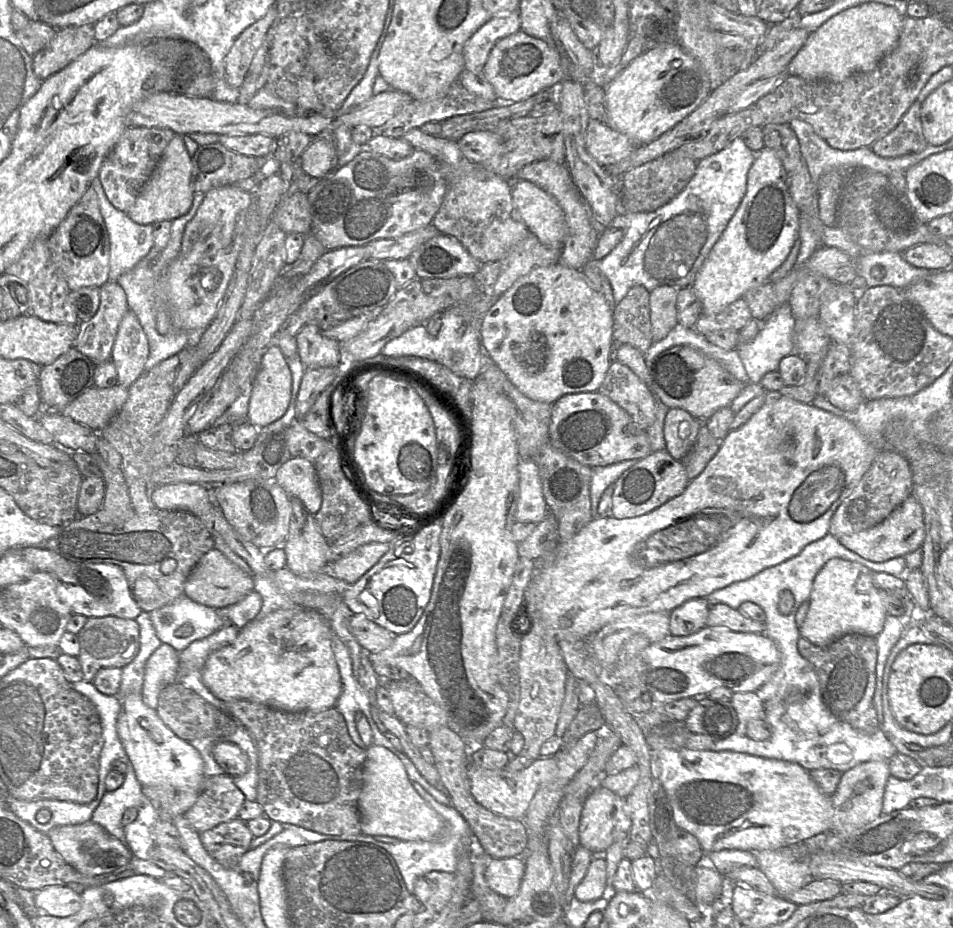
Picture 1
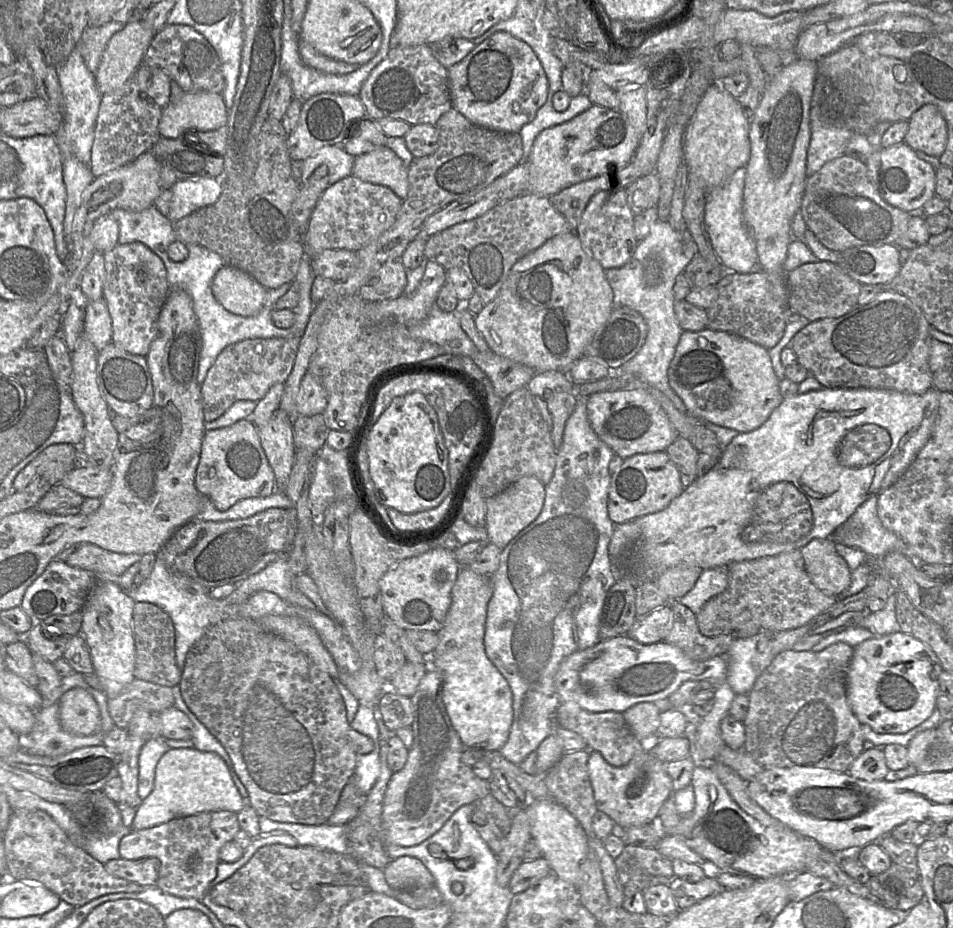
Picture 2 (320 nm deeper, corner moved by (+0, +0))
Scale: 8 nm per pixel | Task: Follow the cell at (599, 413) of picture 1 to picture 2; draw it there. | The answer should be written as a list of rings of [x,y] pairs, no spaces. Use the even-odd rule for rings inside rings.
[[[642,383],[635,389],[597,392],[588,397],[587,414],[593,430],[623,459],[635,454],[666,451],[679,436],[647,386]]]

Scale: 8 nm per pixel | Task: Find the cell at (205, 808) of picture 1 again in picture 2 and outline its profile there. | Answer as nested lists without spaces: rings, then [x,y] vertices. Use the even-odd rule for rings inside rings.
[[[204,812],[175,818],[152,828],[131,830],[119,843],[119,855],[126,860],[158,859],[160,869],[155,885],[159,889],[173,896],[201,901],[207,887],[217,874],[221,848],[229,841],[233,841],[239,831],[237,813]]]

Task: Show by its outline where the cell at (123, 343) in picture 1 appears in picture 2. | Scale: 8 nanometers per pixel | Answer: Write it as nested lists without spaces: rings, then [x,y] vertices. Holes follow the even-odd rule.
[[[140,242],[117,244],[104,253],[103,297],[112,321],[112,342],[120,349],[146,356],[158,329],[158,318],[170,286],[163,261]]]

